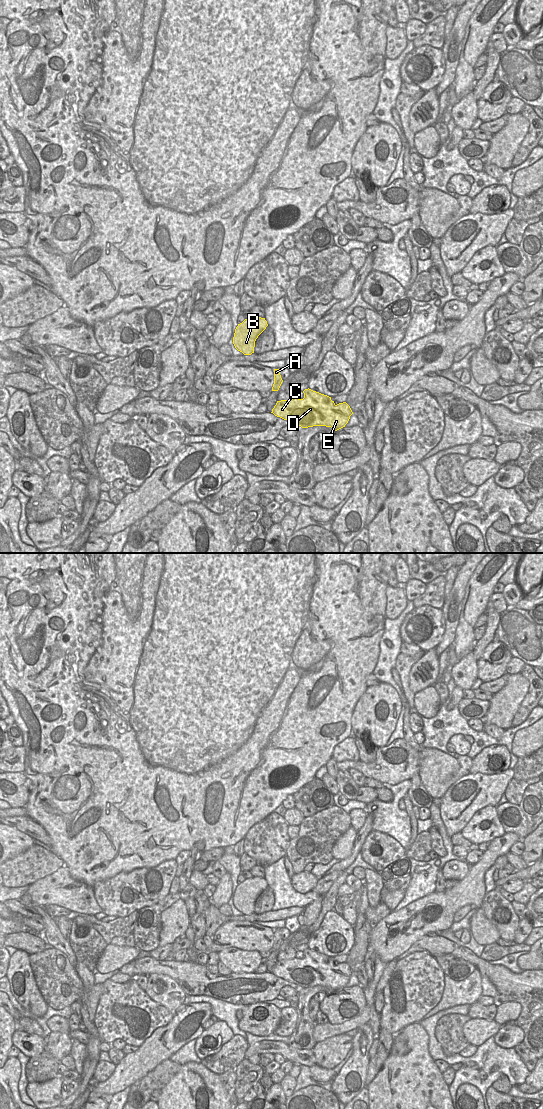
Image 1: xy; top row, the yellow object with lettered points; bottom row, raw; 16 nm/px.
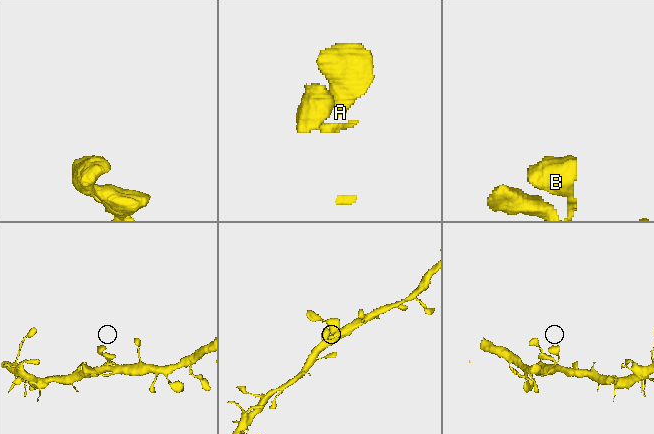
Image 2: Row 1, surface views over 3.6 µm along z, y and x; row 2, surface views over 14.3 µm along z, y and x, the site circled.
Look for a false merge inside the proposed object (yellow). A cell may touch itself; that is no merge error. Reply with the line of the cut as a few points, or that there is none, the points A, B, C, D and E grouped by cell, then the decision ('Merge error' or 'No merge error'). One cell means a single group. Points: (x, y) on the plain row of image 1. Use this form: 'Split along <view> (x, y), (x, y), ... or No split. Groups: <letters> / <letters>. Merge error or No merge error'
No split. Groups: A B C D E. No merge error

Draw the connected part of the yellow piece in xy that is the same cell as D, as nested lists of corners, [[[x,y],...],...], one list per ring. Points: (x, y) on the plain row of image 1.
[[[309,948],[303,953],[303,959],[277,961],[271,973],[302,988],[326,986],[335,991],[345,987],[353,974],[346,962],[336,965],[331,957]]]

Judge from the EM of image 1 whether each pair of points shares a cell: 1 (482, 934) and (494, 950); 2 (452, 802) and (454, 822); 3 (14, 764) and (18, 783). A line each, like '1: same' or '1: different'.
1: different
2: same
3: different

